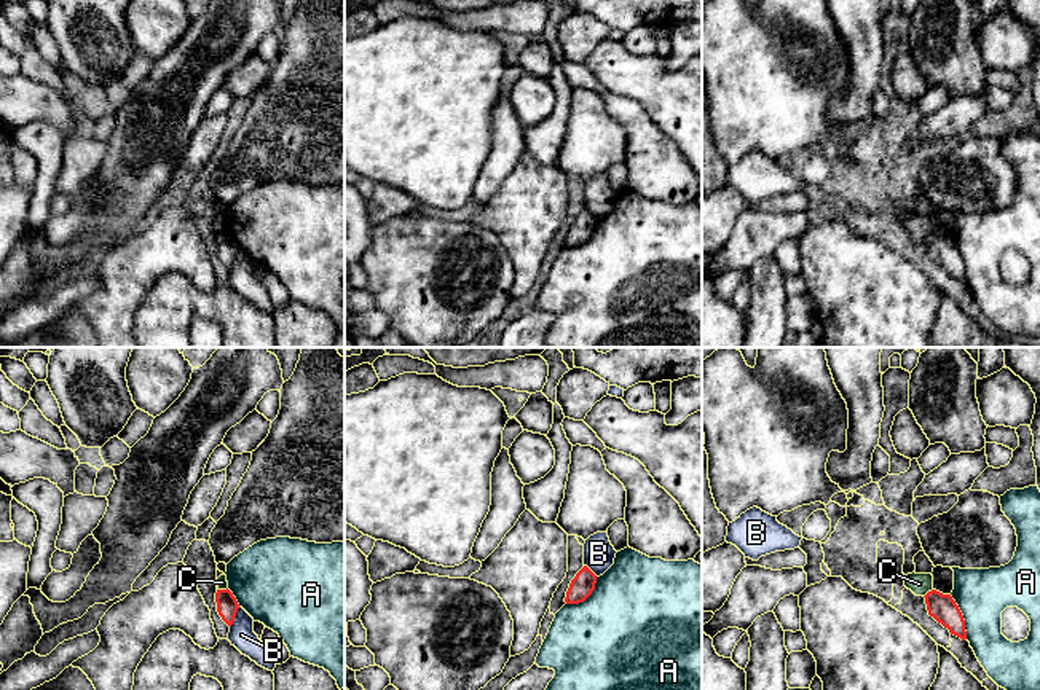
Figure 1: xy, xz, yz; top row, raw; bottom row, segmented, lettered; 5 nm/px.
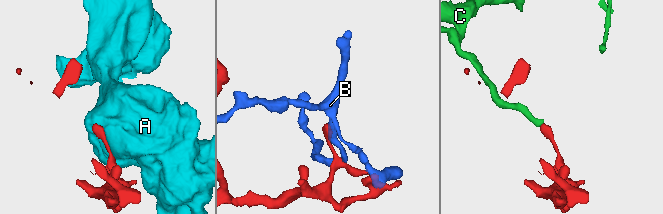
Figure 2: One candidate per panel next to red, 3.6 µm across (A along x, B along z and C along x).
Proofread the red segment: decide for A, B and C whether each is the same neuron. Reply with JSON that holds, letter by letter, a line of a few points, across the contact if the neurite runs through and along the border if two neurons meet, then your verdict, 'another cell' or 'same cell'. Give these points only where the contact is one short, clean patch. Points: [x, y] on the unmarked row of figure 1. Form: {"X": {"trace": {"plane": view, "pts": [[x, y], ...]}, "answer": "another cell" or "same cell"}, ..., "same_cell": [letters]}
{"A": {"answer": "another cell"}, "B": {"answer": "another cell"}, "C": {"trace": {"plane": "yz", "pts": [[932, 231], [924, 239]]}, "answer": "another cell"}, "same_cell": []}

